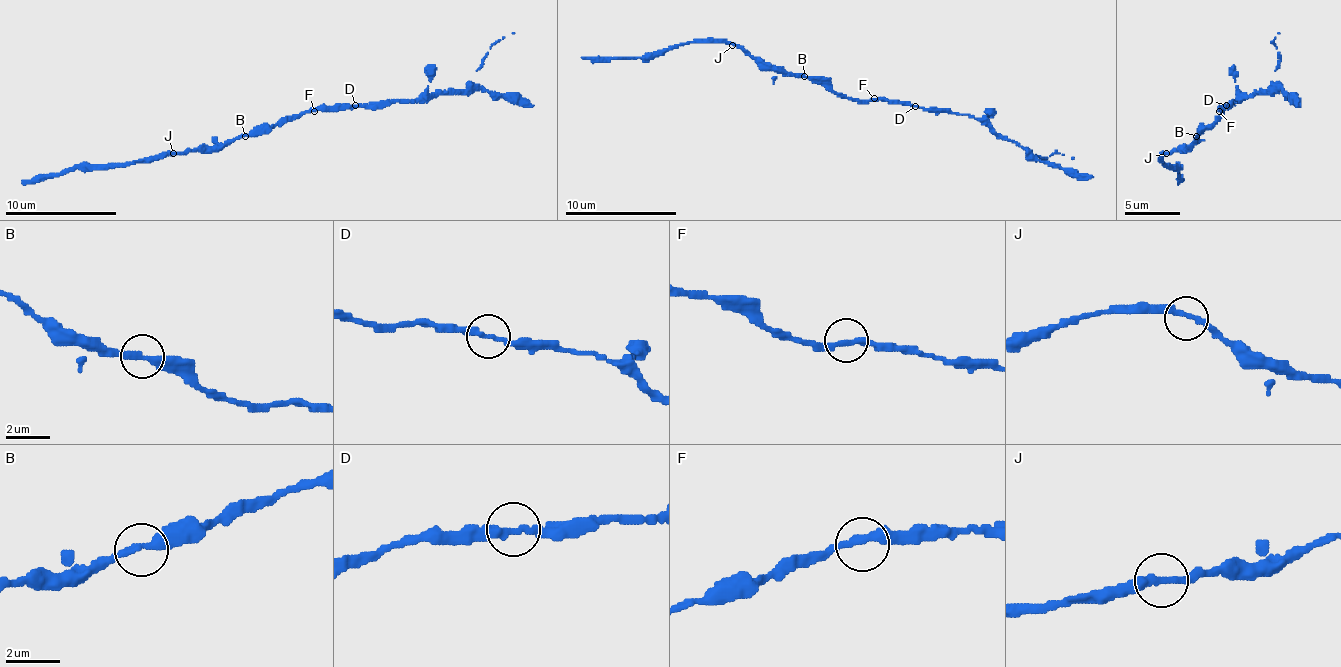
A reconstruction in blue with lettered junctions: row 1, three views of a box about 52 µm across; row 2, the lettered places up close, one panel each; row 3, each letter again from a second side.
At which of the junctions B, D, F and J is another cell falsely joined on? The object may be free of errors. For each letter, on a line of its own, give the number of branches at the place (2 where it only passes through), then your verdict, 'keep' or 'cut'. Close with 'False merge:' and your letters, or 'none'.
B: 2 | keep
D: 2 | keep
F: 2 | keep
J: 2 | keep
False merge: none

